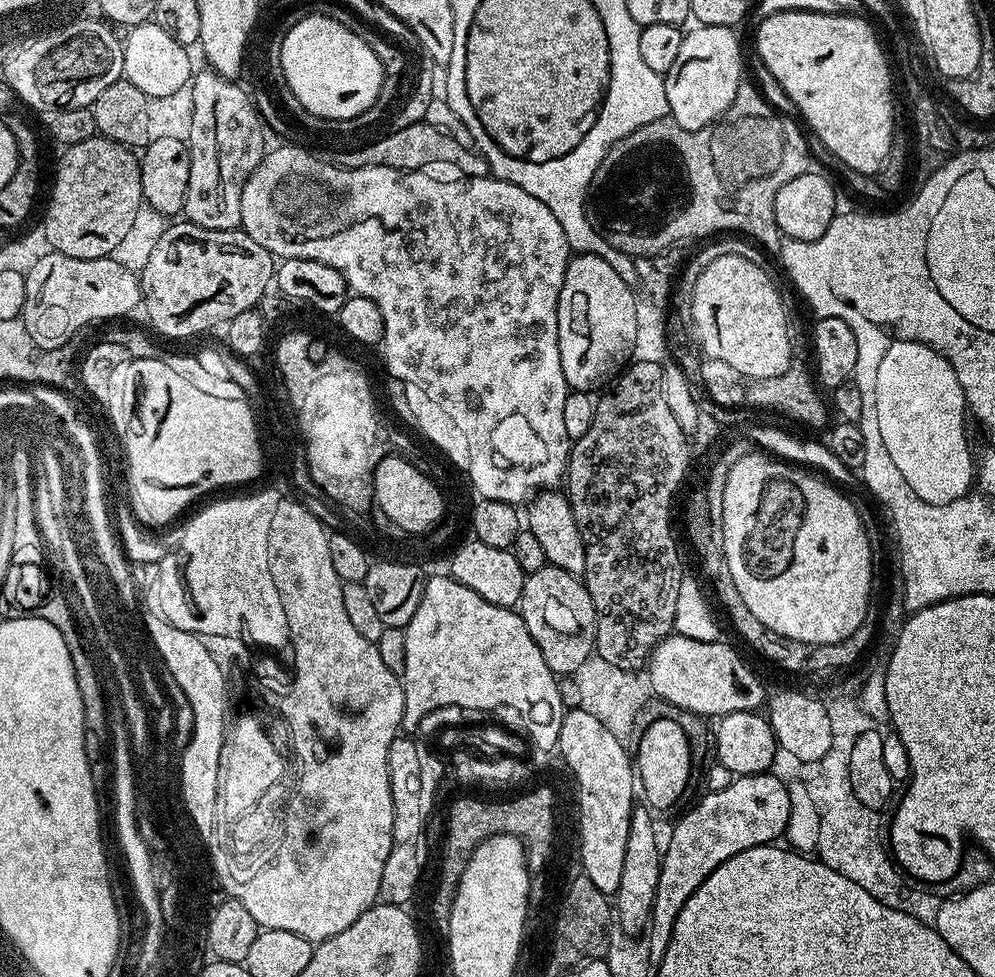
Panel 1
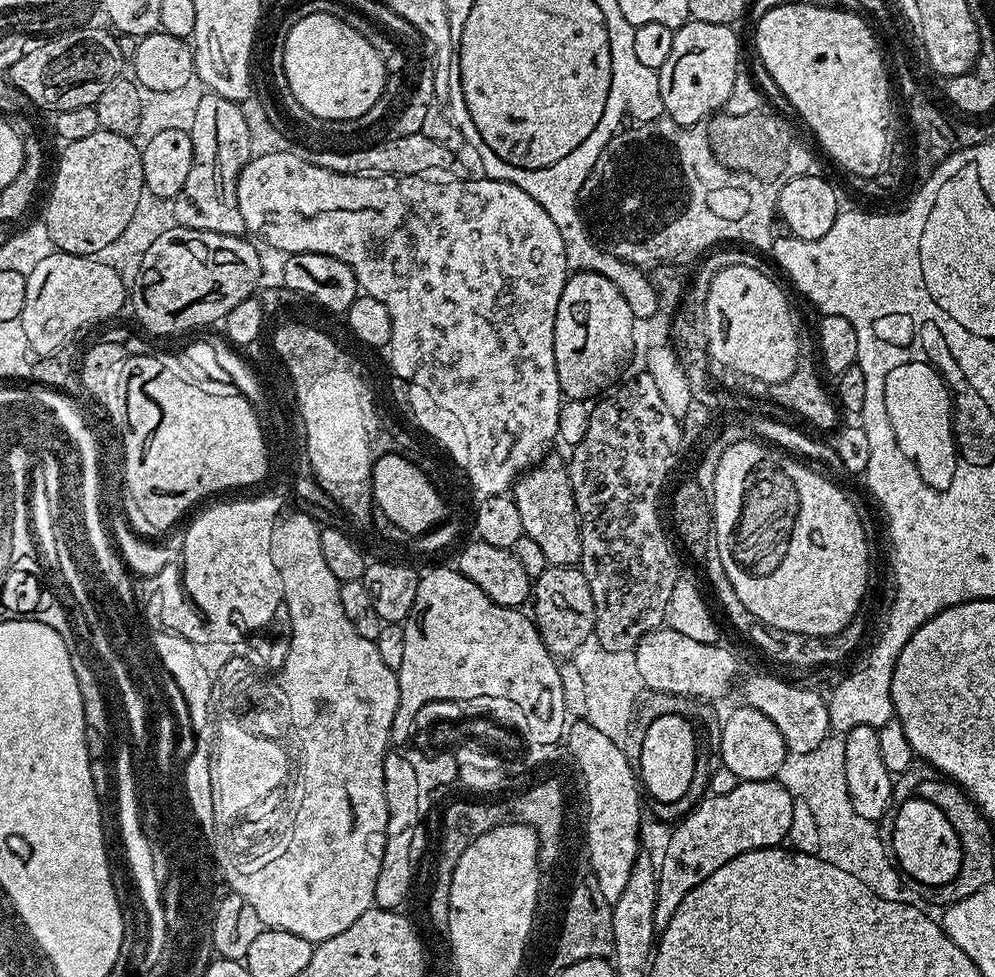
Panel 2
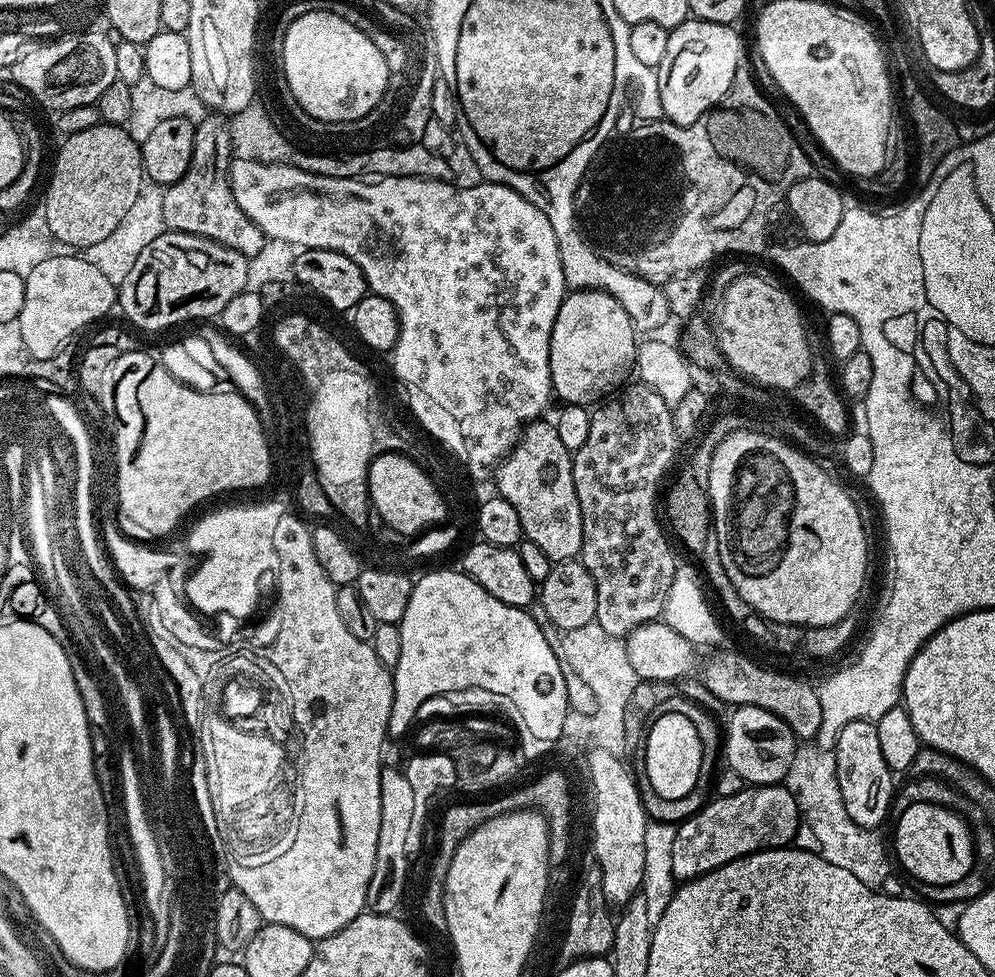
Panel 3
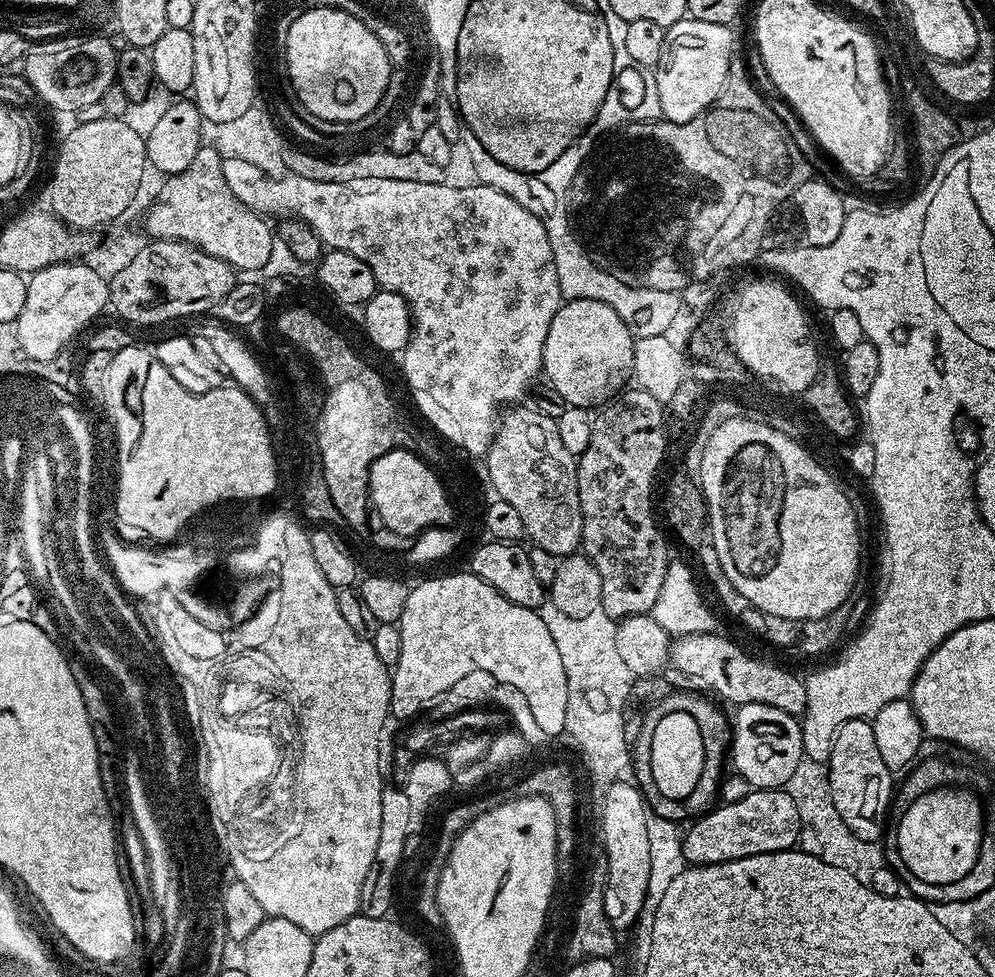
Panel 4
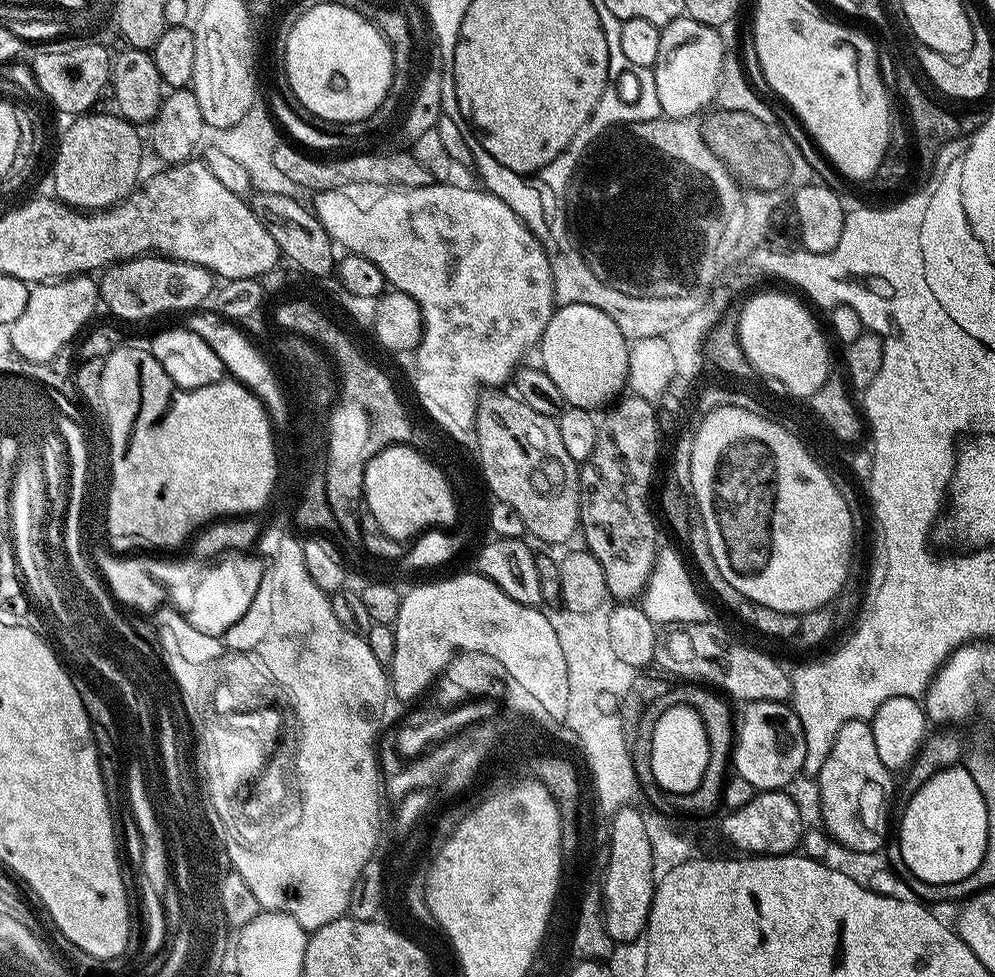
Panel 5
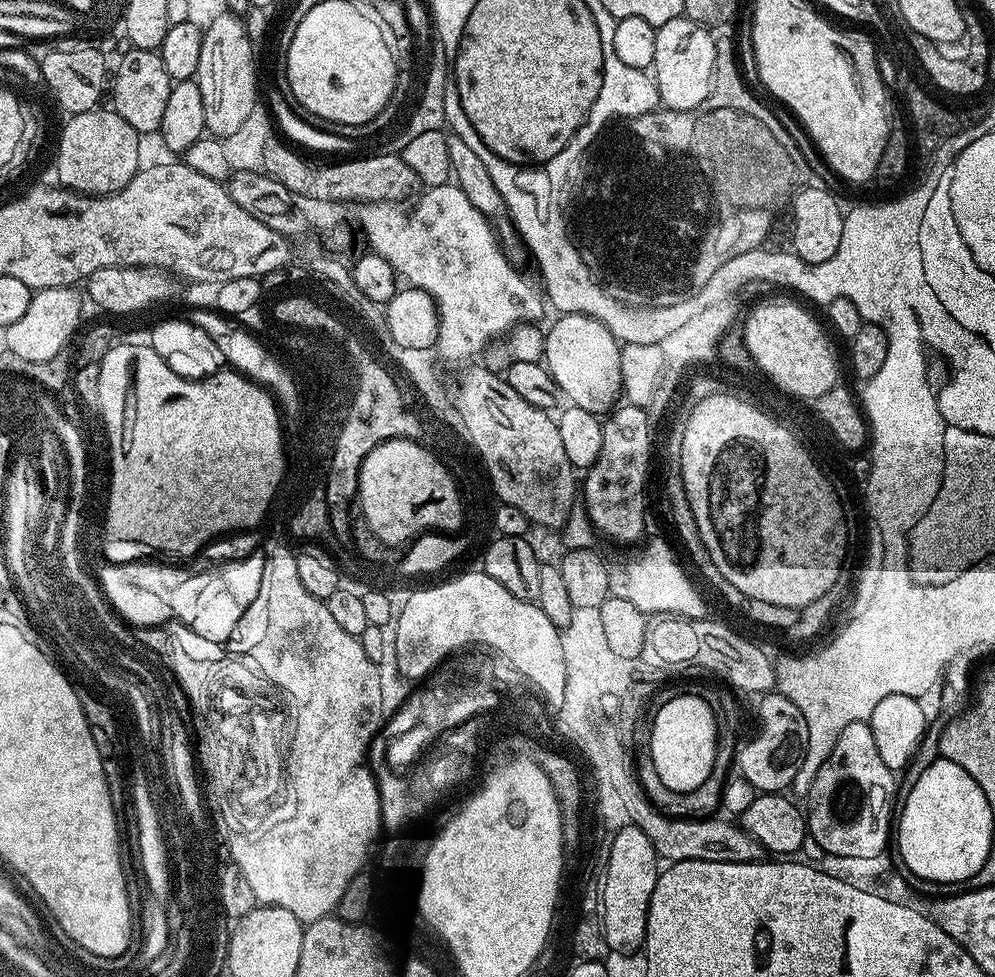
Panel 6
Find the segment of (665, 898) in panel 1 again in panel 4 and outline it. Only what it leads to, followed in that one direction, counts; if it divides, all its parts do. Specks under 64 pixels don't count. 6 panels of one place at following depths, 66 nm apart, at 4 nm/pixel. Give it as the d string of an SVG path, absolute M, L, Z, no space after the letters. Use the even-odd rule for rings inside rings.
M784 788L749 790L746 798L729 804L721 803L692 822L692 829L683 833L685 858L692 866L787 852L797 847L802 827L798 806L794 806L794 798L790 798Z

